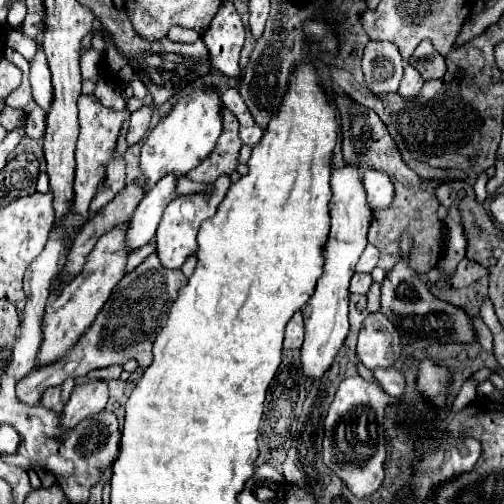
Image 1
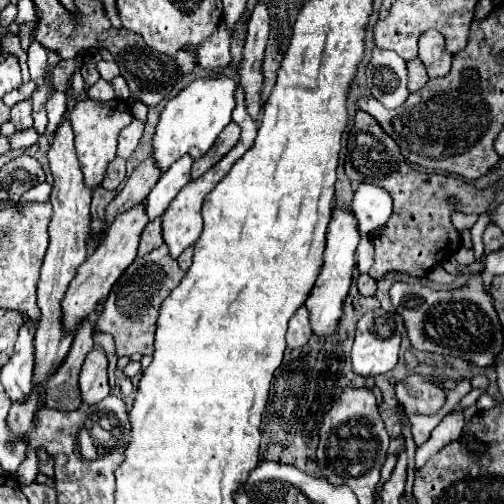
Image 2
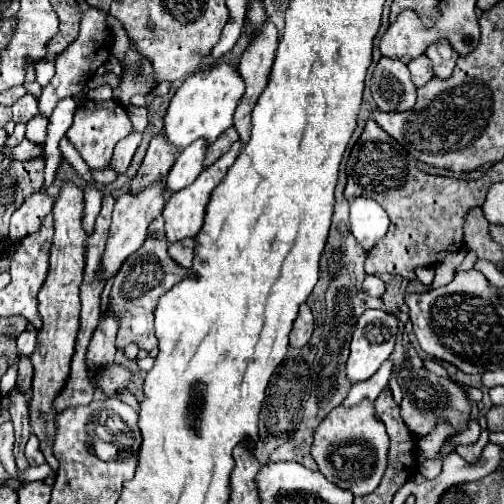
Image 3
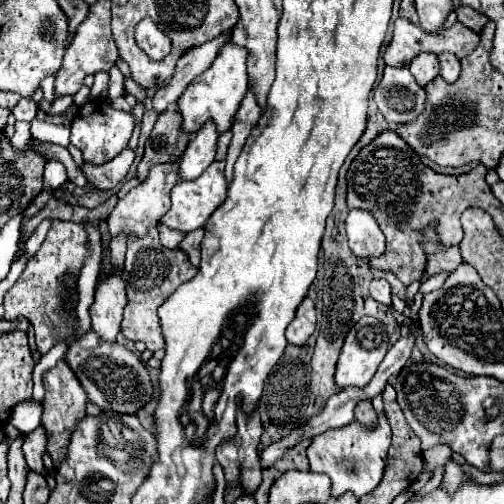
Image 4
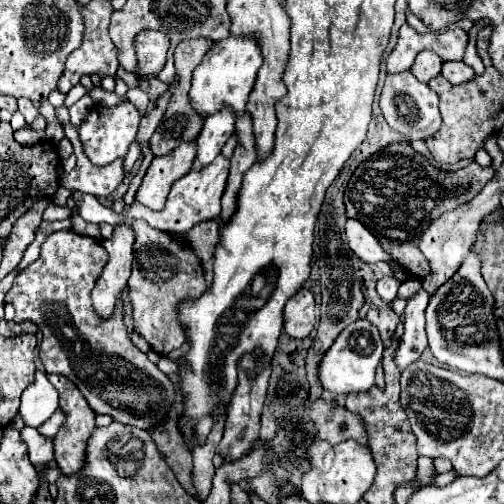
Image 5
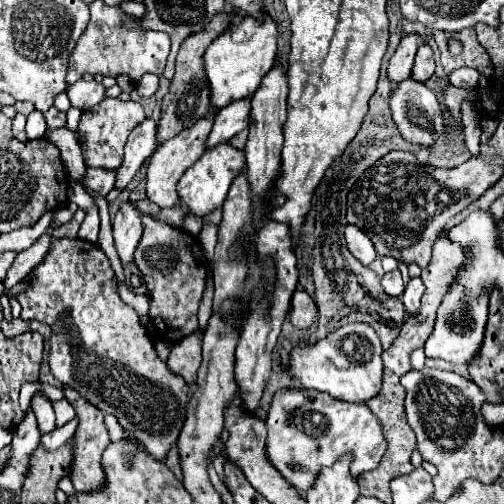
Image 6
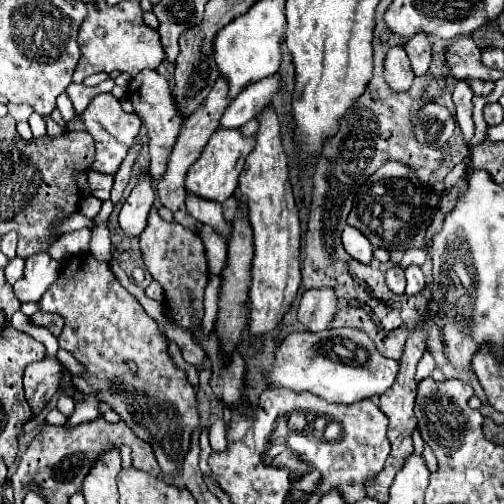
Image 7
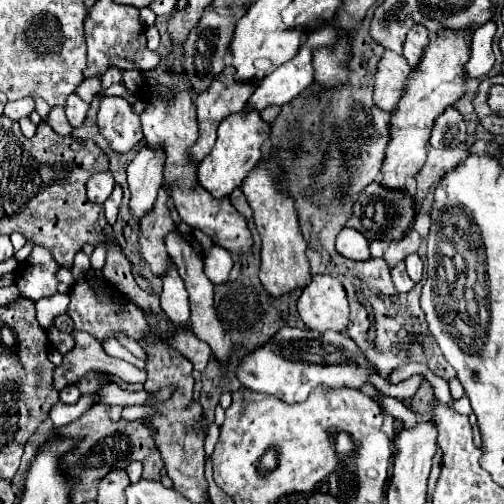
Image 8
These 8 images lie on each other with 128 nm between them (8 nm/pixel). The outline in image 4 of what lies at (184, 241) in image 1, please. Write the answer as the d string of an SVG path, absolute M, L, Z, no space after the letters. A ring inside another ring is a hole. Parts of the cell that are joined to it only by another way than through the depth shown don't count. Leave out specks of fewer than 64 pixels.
M214 162L210 164L202 176L196 180L180 180L172 188L172 208L160 218L160 224L166 224L168 228L182 230L182 232L192 232L200 226L206 224L206 220L212 216L212 212L226 200L226 178L224 178L224 162Z

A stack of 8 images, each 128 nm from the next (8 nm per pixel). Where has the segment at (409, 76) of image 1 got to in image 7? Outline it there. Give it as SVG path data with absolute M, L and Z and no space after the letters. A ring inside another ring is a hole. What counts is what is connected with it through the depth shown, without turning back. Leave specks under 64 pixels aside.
M416 32L412 38L408 38L404 44L404 50L412 62L412 70L416 76L422 76L426 74L428 66L430 66L430 42L428 42L428 36L424 32Z

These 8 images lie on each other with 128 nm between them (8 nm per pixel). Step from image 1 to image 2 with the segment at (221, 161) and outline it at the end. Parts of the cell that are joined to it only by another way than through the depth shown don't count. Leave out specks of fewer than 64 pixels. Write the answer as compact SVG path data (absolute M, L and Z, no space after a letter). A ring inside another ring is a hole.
M230 122L218 136L216 144L210 148L208 154L204 154L200 160L196 160L196 164L192 166L192 178L200 178L208 168L212 168L230 148L232 144L236 144L240 138L240 126L236 122Z

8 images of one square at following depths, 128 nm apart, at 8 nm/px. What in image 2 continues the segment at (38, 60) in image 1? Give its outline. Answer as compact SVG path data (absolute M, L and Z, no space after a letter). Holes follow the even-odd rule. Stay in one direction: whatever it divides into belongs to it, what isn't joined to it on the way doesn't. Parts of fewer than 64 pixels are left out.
M54 92L50 96L50 100L46 102L46 110L48 110L48 126L46 126L44 136L48 140L52 140L60 120L64 120L64 116L66 116L66 94L64 92Z

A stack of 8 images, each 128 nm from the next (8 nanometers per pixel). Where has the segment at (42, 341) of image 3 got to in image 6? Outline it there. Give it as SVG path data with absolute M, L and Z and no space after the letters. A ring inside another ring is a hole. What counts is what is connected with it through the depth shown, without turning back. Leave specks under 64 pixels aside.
M64 388L64 392L66 392L66 398L72 402L72 406L76 408L76 416L80 418L78 430L76 430L76 434L72 438L74 440L74 462L72 462L70 480L74 482L74 488L80 494L100 492L106 486L106 482L108 482L108 478L104 476L104 466L100 464L100 456L104 454L104 448L108 448L108 442L110 442L108 430L104 426L104 414L94 404L84 400L76 390Z

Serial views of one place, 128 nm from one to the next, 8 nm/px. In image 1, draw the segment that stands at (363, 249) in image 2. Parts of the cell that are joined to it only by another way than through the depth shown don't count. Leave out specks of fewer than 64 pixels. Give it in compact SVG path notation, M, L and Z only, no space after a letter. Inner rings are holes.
M368 244L356 264L356 272L372 272L376 268L376 262L378 262L378 248Z

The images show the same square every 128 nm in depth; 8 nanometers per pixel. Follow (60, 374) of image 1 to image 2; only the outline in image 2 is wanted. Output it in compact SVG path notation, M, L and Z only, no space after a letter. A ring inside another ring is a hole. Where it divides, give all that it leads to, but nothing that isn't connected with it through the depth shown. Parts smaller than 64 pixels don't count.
M166 244L142 258L136 258L124 270L120 280L112 286L112 292L108 294L104 310L96 322L98 330L110 332L114 336L118 356L132 356L134 352L154 354L154 330L160 302L172 292L172 288L180 284L184 274L186 272L180 270L178 262L172 260ZM36 392L30 394L30 398L24 404L12 404L8 412L8 428L12 428L14 436L22 436L32 430L32 416L36 410Z

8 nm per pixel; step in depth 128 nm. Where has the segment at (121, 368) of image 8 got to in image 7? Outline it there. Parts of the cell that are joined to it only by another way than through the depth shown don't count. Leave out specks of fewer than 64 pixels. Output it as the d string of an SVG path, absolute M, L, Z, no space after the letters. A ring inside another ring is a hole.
M44 358L42 362L34 362L26 368L24 390L34 416L38 416L40 410L58 392L62 378L64 378L64 364L58 358Z

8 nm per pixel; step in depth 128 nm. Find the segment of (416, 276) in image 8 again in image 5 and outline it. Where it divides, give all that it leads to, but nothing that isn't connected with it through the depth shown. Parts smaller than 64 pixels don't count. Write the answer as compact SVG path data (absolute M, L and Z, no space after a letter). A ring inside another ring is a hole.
M418 290L414 296L408 298L406 310L404 310L404 334L402 334L402 342L400 348L396 350L396 364L400 368L406 368L408 364L416 362L422 352L426 350L426 320L424 320L424 312L428 306L430 296L426 294L426 290Z

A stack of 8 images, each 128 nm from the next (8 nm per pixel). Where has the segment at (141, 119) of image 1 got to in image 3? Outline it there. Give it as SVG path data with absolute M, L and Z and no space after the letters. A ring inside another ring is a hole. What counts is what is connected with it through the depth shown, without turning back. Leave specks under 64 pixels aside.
M130 132L124 140L118 142L118 146L114 148L112 162L110 162L110 168L114 168L116 174L124 174L126 172L128 164L132 162L132 156L134 156L136 148L140 146L140 140L142 140L142 134Z

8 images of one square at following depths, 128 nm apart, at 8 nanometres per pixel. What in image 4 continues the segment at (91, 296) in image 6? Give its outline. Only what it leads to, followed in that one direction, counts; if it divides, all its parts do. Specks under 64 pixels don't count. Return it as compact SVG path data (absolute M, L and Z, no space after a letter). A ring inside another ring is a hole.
M54 220L40 250L28 260L26 270L22 272L18 282L4 294L4 308L6 308L4 320L12 322L16 318L26 318L36 332L36 346L40 354L46 354L54 344L64 342L78 328L76 310L74 308L68 310L68 304L64 304L64 298L62 298L64 296L62 276L72 274L78 284L78 276L88 252L90 252L88 234L80 224ZM92 330L68 346L64 360L68 360L68 366L72 366L74 376L88 394L88 400L104 412L136 414L142 404L148 404L156 396L156 386L152 384L146 364L138 358L138 354L120 344L104 344L104 340L100 340L100 336L96 336Z

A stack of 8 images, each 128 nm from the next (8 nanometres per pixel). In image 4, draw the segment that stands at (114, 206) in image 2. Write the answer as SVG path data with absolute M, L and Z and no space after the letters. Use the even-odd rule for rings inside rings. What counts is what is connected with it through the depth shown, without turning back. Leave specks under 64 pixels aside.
M176 108L164 110L146 140L146 152L138 164L138 180L142 182L148 176L150 166L178 160L184 154L190 136L190 132L180 132L180 114Z

